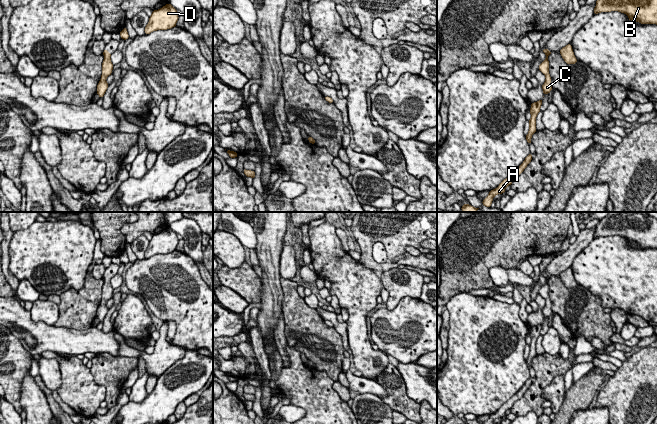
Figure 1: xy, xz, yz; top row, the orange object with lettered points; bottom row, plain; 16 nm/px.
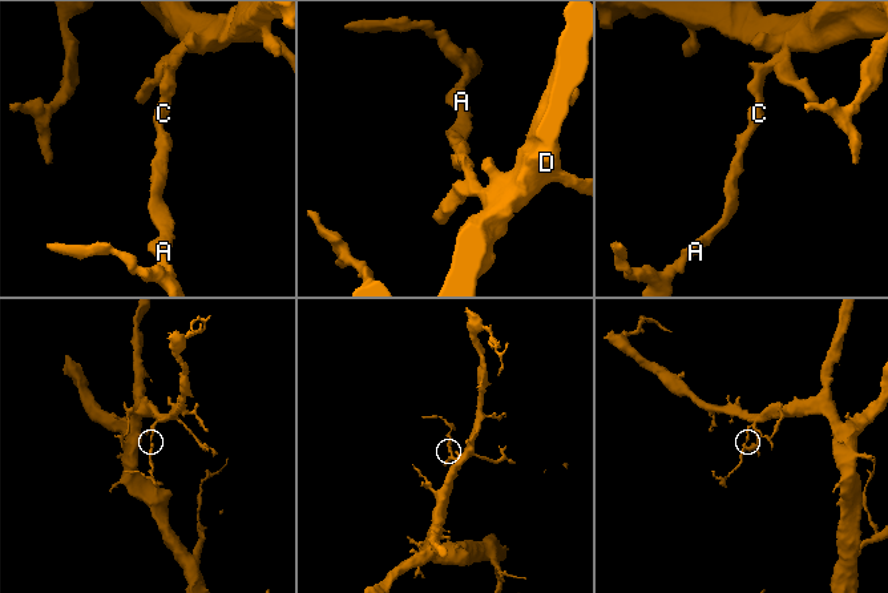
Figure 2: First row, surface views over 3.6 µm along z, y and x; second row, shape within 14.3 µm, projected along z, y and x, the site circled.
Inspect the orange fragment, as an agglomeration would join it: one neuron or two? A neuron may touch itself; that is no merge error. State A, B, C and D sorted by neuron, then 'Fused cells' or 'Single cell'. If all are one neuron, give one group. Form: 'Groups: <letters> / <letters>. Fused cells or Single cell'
Groups: A B C D. Single cell

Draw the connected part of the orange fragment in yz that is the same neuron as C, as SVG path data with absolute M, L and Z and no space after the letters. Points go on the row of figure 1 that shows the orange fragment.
M542 49L543 52L546 55L545 60L540 63L539 65L539 70L545 75L546 80L544 82L544 84L542 85L542 89L543 89L543 93L545 94L549 94L550 91L552 90L552 86L551 86L551 77L549 74L549 61L548 61L548 56L552 53L551 51L549 51L548 49Z

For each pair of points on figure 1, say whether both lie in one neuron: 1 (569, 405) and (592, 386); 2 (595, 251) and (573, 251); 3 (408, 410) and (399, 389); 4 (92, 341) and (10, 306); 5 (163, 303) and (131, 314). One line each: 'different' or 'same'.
1: same
2: different
3: same
4: same
5: different

